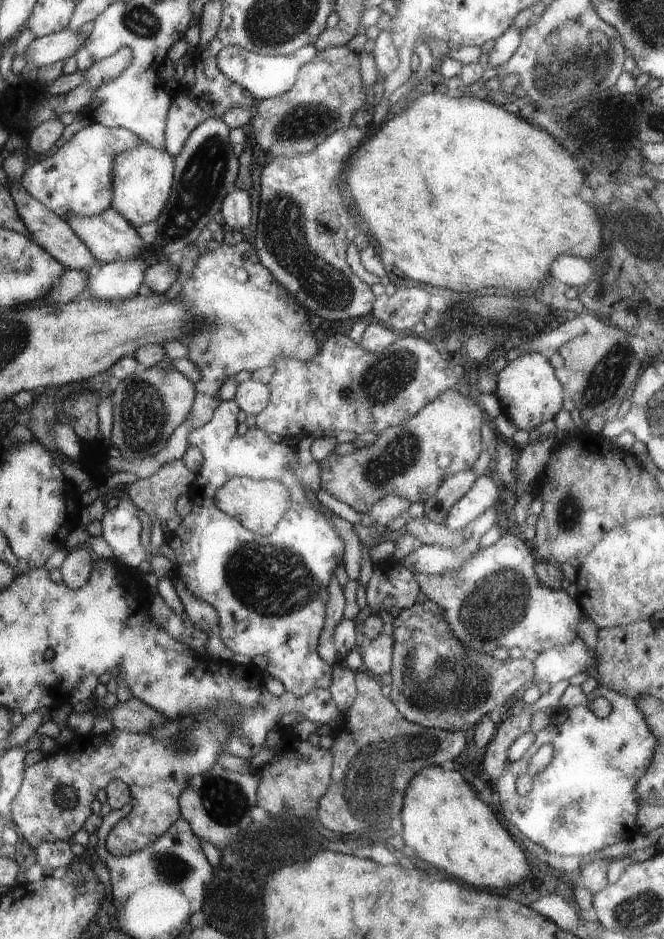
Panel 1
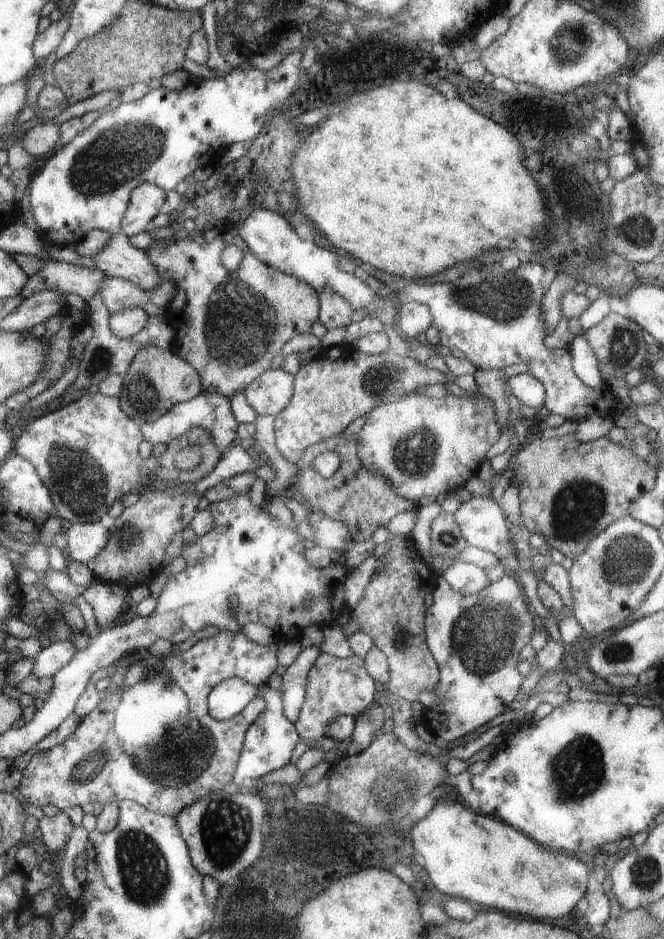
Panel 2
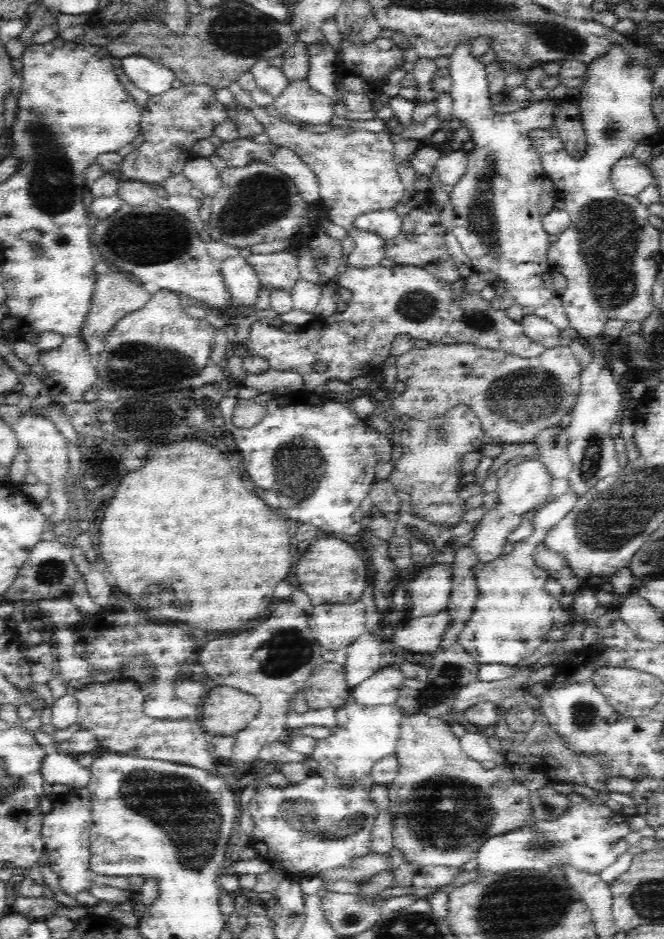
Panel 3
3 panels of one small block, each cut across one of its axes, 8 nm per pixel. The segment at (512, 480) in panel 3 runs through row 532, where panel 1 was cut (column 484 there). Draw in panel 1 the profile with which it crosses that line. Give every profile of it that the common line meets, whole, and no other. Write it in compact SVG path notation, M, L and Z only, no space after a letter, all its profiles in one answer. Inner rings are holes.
M481 475L471 488L449 508L443 523L451 530L461 530L468 522L477 518L487 507L495 503L500 482L495 477Z

